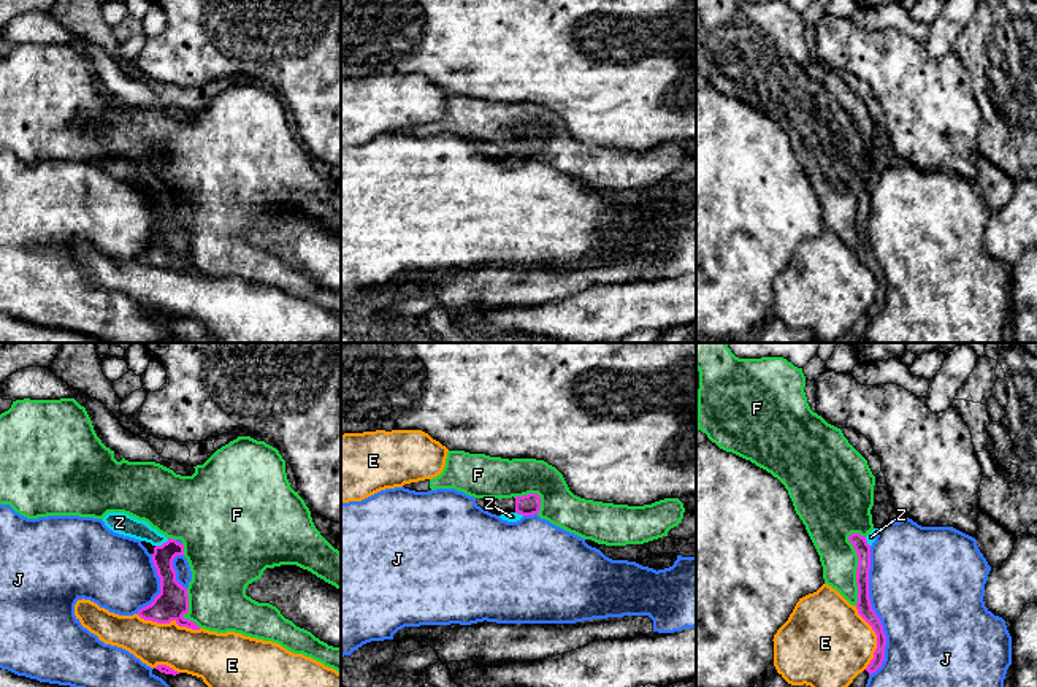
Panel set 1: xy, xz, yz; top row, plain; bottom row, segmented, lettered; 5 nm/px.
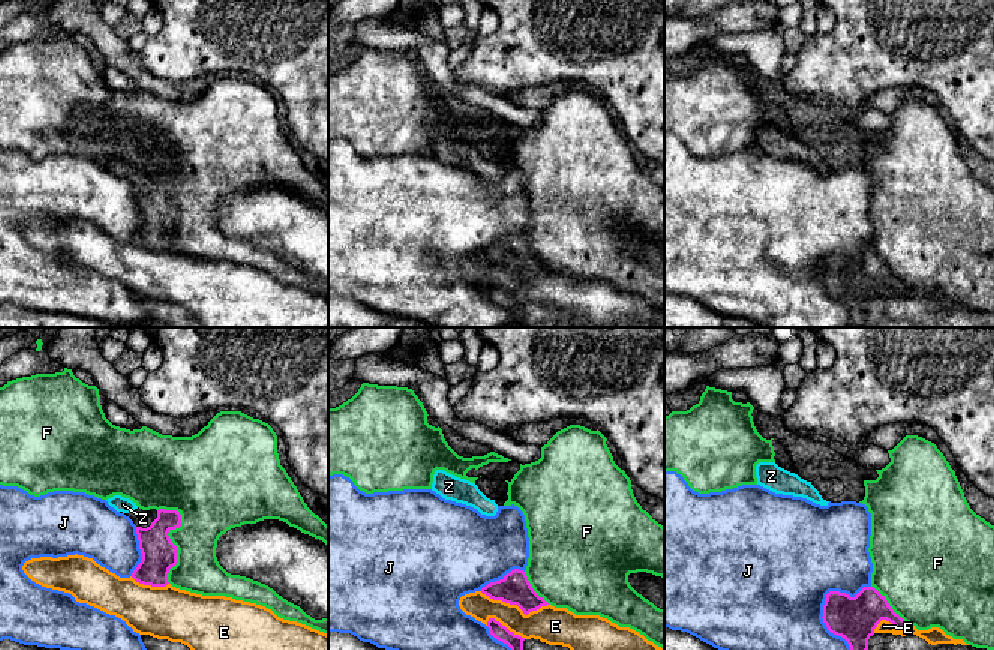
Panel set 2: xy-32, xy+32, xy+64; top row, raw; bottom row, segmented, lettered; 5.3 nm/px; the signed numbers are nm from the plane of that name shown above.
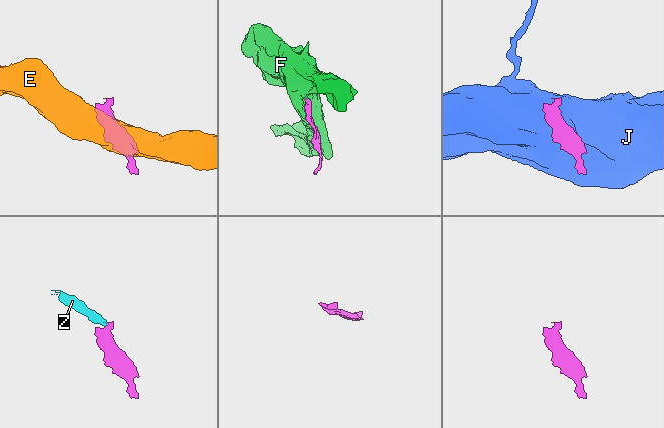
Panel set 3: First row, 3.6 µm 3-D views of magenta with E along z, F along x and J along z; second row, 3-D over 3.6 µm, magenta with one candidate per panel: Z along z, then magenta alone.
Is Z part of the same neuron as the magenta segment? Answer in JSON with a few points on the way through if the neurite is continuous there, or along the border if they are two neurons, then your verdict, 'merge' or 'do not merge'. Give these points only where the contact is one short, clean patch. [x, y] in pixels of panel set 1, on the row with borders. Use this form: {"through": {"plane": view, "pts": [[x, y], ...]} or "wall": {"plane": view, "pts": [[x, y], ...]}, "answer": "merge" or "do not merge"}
{"through": {"plane": "xy", "pts": [[172, 591], [164, 567], [164, 543], [119, 522]]}, "answer": "merge"}

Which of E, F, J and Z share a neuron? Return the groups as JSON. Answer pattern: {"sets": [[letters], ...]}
{"sets": [["E"], ["F"], ["J"], ["Z"]]}

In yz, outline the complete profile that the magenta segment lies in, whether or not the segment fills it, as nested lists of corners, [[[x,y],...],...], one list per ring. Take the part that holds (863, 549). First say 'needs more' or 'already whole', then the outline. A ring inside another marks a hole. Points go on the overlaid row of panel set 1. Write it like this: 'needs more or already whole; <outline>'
needs more; [[[874,528],[867,536],[861,536],[859,533],[851,533],[848,541],[853,544],[858,554],[858,568],[856,568],[856,585],[858,585],[858,614],[872,627],[877,635],[877,649],[874,652],[874,658],[867,665],[866,671],[869,674],[875,673],[883,660],[885,660],[885,646],[886,636],[883,631],[883,625],[872,609],[869,598],[869,570],[871,570],[871,546],[875,541],[878,528]]]

